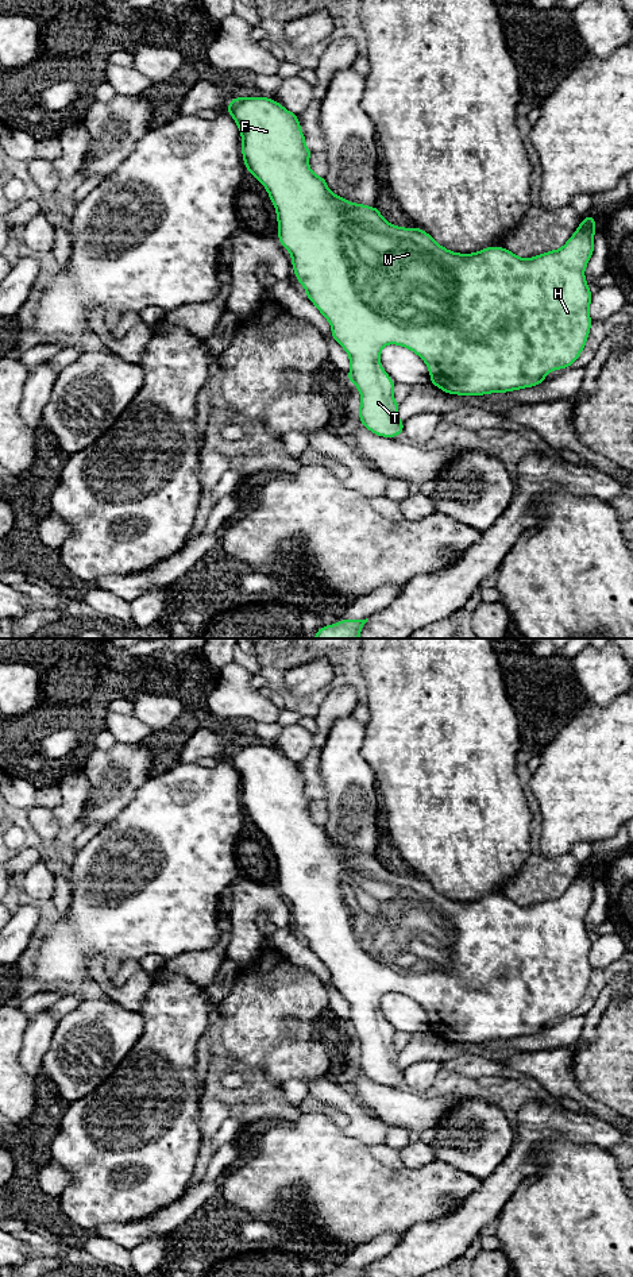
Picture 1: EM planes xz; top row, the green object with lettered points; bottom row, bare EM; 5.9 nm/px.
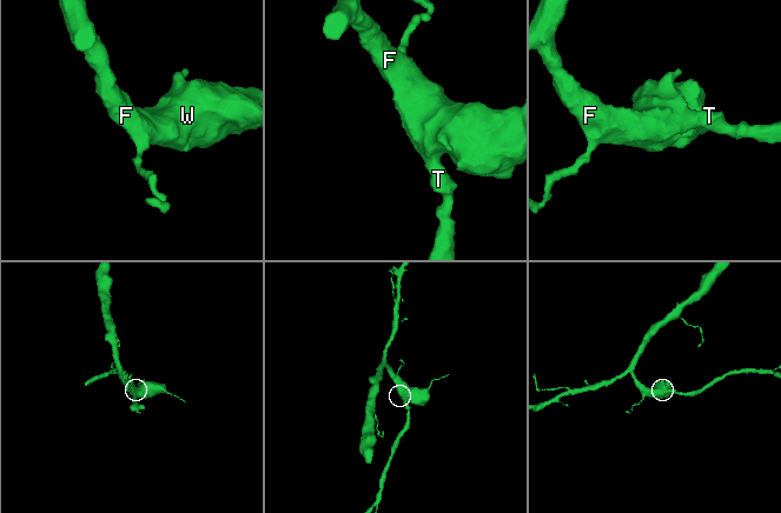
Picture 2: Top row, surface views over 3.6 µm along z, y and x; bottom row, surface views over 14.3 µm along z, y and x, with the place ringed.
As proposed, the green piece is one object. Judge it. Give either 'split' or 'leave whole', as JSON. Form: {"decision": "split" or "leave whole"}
{"decision": "leave whole"}

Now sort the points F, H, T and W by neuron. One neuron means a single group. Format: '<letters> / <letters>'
F H T W

